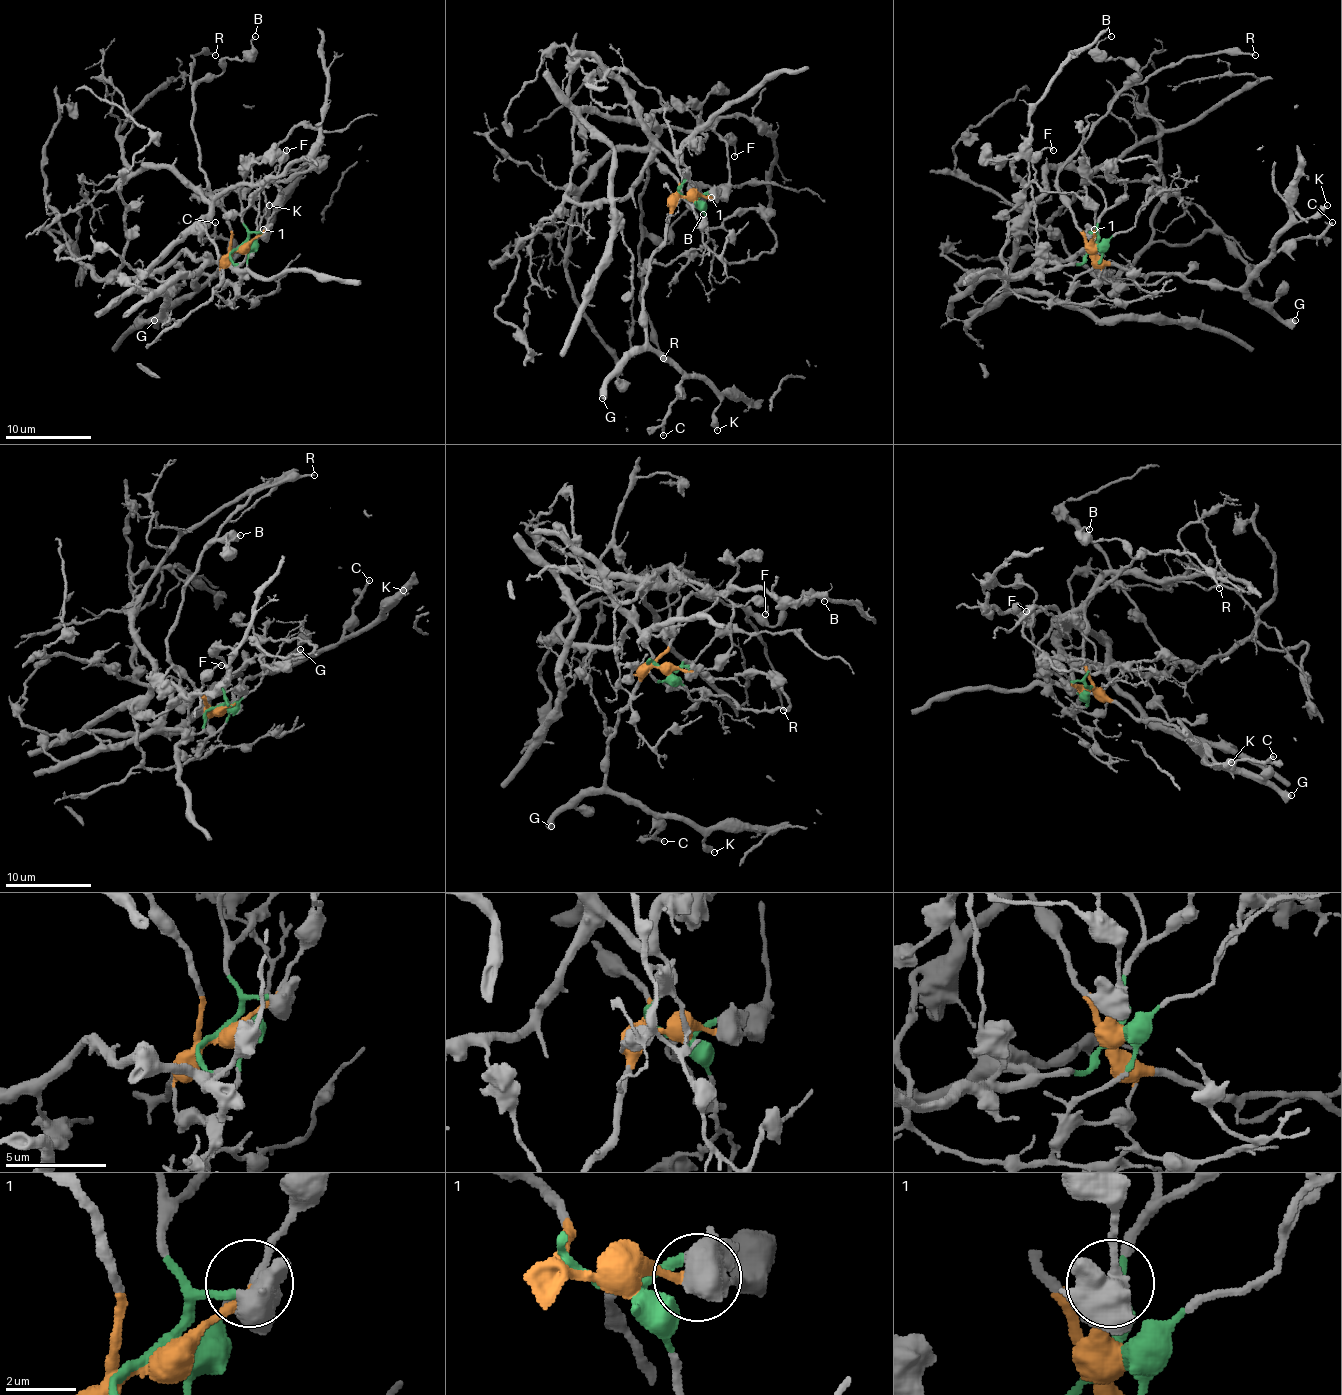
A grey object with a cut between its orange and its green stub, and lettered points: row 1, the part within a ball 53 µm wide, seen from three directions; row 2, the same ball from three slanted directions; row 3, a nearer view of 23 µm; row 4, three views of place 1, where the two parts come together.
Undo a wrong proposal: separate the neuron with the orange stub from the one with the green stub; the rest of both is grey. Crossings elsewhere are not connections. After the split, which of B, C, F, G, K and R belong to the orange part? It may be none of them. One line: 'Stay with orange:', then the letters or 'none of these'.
Stay with orange: B, C, F, G, K, R

